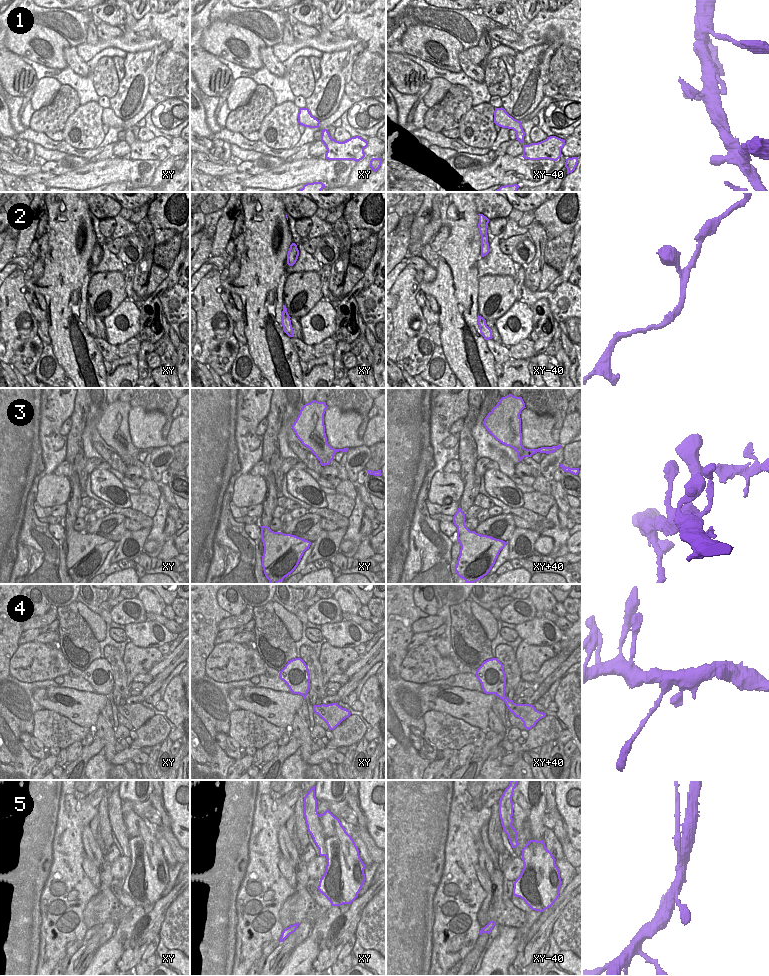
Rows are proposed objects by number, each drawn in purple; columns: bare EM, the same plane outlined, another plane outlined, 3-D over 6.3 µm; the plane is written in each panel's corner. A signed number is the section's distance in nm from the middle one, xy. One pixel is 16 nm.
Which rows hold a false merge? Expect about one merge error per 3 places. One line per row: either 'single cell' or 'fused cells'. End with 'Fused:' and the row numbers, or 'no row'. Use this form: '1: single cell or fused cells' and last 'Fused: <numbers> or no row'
1: single cell
2: single cell
3: fused cells
4: single cell
5: fused cells
Fused: 3, 5

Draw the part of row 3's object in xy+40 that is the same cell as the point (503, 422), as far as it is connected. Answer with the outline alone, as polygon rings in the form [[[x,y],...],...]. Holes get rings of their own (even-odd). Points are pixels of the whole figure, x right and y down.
[[[509,394],[499,400],[483,421],[487,431],[497,441],[517,452],[518,462],[537,453],[537,450],[526,449],[522,445],[520,414],[524,408],[526,407],[522,397]]]

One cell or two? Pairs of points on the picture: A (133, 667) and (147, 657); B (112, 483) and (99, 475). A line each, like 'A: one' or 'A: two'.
A: one
B: one

